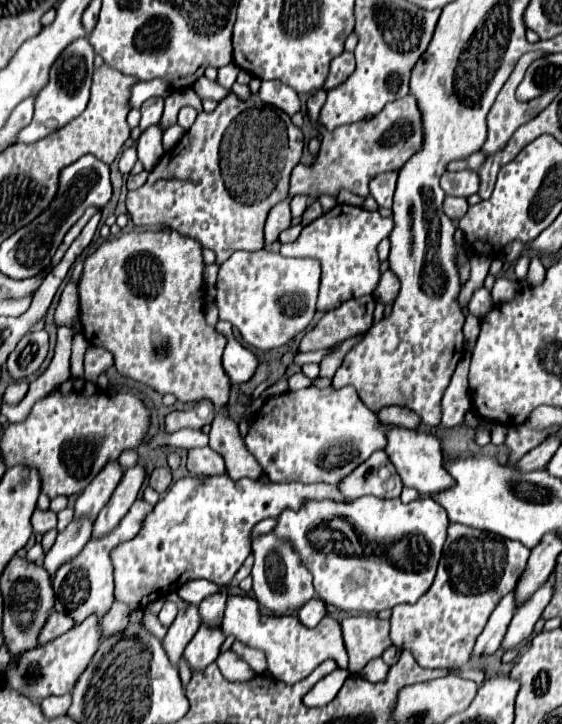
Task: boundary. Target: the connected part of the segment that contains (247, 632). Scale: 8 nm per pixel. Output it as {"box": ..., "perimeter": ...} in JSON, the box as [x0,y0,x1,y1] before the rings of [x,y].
{"box":[222,594,348,684],"perimeter":[[[232,594],[228,598],[228,606],[222,620],[222,632],[226,636],[234,636],[236,640],[244,642],[246,646],[258,648],[266,652],[268,658],[268,672],[286,684],[296,684],[302,678],[306,678],[316,666],[320,666],[324,660],[334,660],[338,668],[348,668],[348,654],[342,642],[342,630],[340,624],[326,616],[320,620],[316,628],[306,628],[298,622],[296,616],[262,616],[260,606],[254,598],[246,594]]]}

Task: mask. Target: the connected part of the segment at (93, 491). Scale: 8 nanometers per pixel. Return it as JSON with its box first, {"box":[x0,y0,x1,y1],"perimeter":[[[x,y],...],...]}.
{"box":[74,462,122,520],"perimeter":[[[108,462],[102,468],[102,472],[78,496],[74,514],[76,516],[88,516],[90,520],[96,520],[98,512],[104,508],[106,500],[112,496],[114,488],[118,486],[120,478],[122,478],[120,464],[118,462]]]}

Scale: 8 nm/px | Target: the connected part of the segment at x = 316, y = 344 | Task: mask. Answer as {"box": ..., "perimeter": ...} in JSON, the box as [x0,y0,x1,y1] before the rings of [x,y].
{"box":[300,296,376,352],"perimeter":[[[362,296],[326,312],[318,324],[302,338],[300,350],[310,352],[330,348],[352,336],[364,334],[372,326],[374,306],[376,300],[372,296]]]}

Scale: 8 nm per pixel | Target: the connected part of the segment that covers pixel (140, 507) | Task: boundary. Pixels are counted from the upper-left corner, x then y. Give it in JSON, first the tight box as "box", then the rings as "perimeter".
{"box":[52,498,152,624],"perimeter":[[[138,498],[132,504],[132,508],[128,510],[128,514],[122,518],[122,522],[116,526],[116,532],[110,532],[108,536],[104,536],[100,540],[90,540],[76,558],[64,562],[60,566],[60,570],[56,570],[56,574],[52,578],[52,588],[56,594],[56,606],[54,606],[56,610],[70,612],[70,616],[74,618],[76,624],[80,624],[90,614],[98,614],[100,618],[106,614],[106,610],[114,602],[114,576],[112,576],[114,568],[112,568],[112,560],[110,560],[110,552],[118,544],[132,540],[140,532],[142,522],[150,512],[152,512],[152,504]]]}

